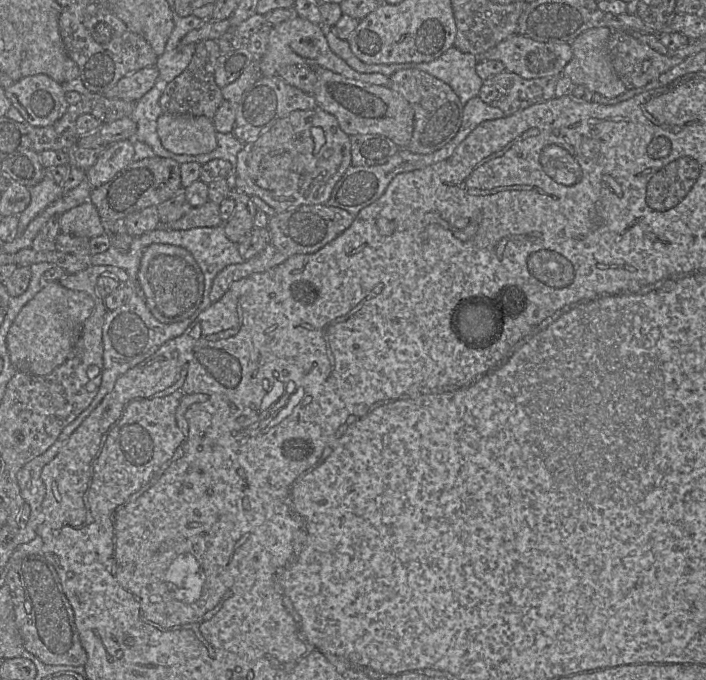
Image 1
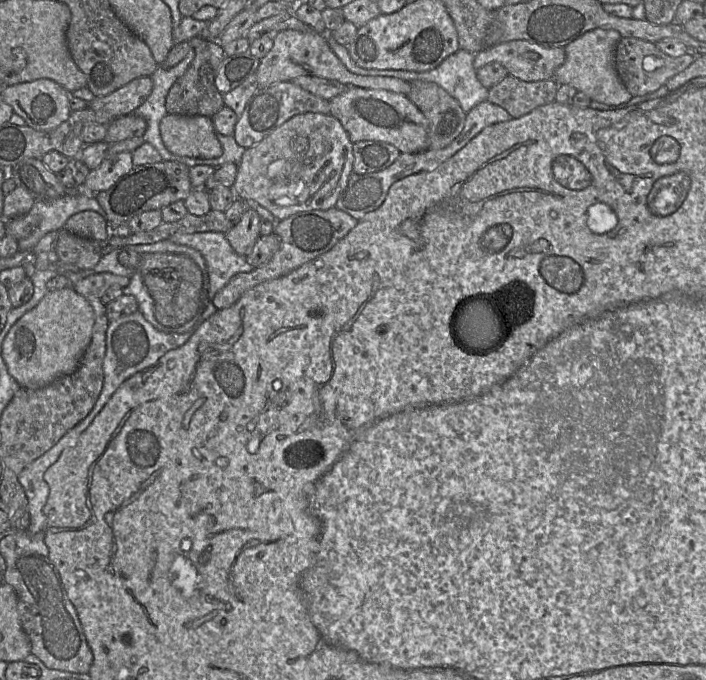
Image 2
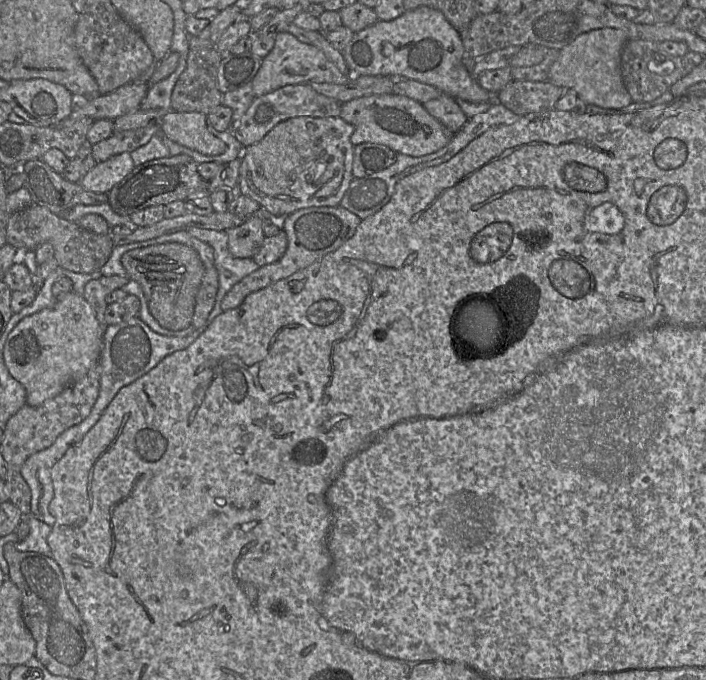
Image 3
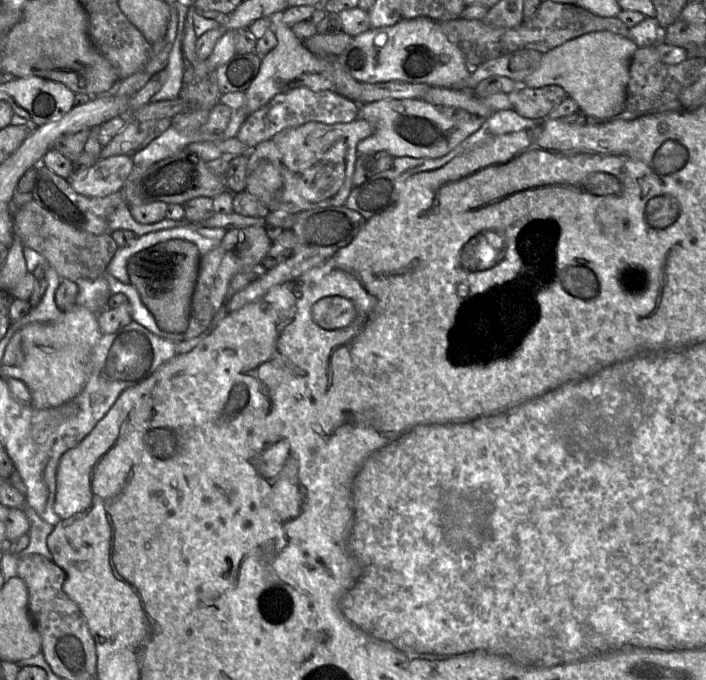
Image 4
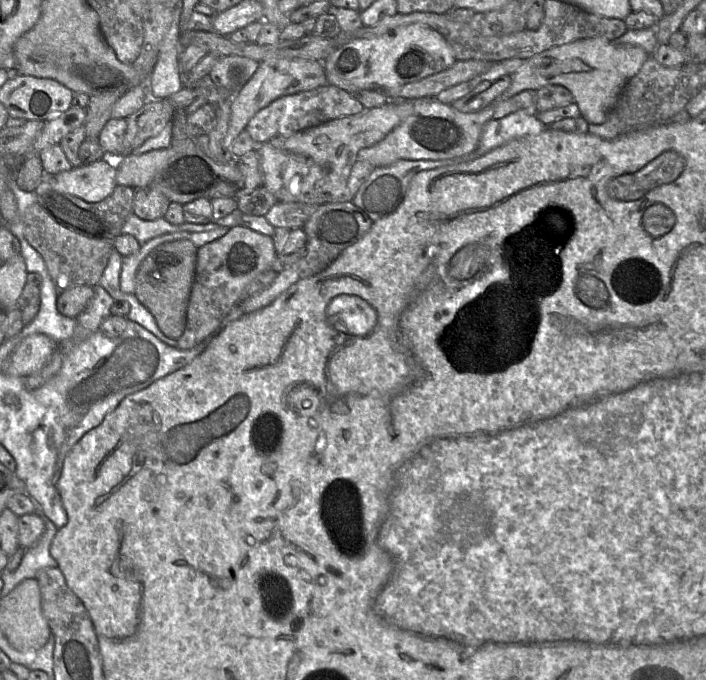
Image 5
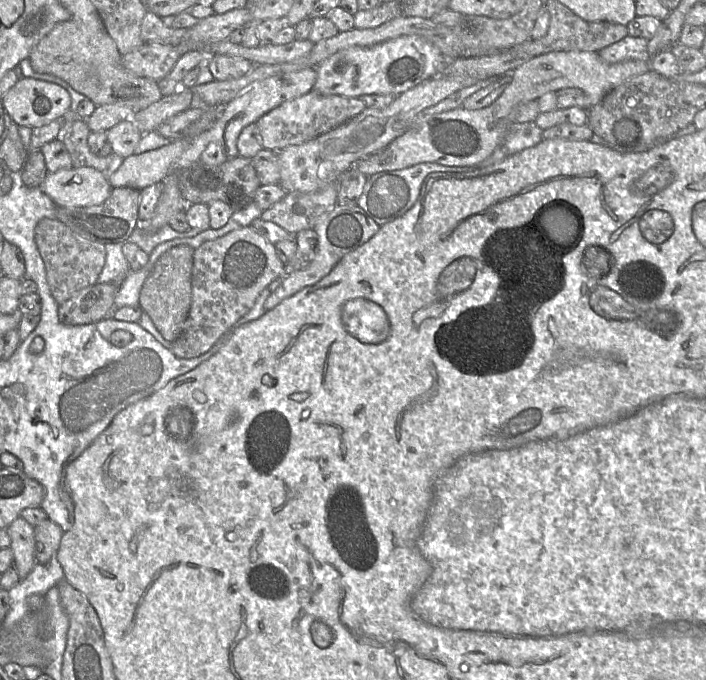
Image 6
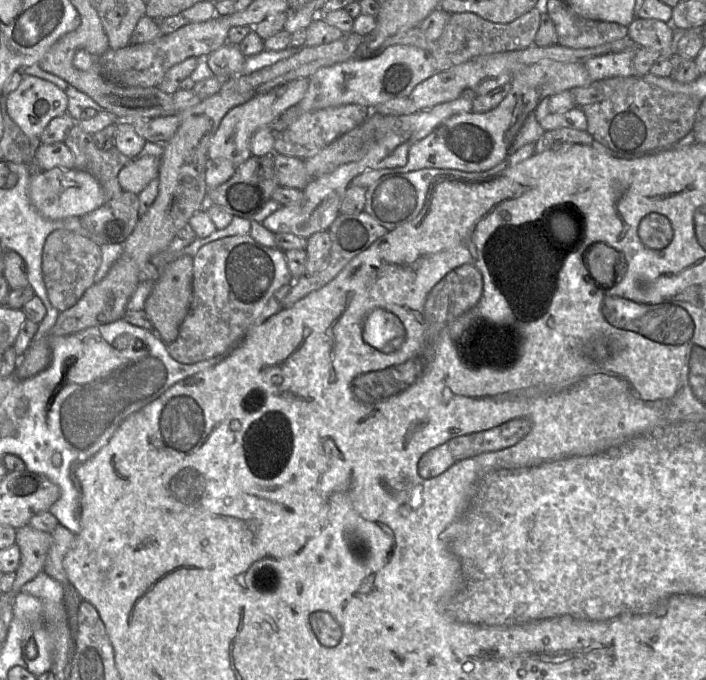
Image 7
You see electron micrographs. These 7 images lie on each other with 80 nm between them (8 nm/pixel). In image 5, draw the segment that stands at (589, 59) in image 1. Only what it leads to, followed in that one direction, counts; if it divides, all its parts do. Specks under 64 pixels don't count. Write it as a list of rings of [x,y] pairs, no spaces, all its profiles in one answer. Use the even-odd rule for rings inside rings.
[[[603,37],[576,40],[524,60],[510,76],[510,86],[498,99],[510,99],[522,91],[537,91],[547,85],[561,85],[572,93],[588,124],[601,124],[607,120],[626,83],[639,72],[648,56],[641,47],[615,44]]]

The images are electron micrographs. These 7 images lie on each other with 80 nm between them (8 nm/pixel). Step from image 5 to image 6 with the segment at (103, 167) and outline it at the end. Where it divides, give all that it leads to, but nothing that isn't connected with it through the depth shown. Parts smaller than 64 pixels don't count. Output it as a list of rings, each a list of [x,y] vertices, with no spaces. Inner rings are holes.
[[[90,167],[48,173],[40,188],[57,207],[100,205],[113,189],[101,172]]]

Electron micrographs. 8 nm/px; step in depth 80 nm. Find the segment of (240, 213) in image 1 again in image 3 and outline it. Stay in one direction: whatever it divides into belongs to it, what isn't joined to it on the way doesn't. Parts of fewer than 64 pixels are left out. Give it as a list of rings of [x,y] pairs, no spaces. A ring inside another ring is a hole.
[[[254,214],[245,219],[245,222],[226,231],[228,249],[237,258],[253,258],[265,239],[262,228],[262,216]]]

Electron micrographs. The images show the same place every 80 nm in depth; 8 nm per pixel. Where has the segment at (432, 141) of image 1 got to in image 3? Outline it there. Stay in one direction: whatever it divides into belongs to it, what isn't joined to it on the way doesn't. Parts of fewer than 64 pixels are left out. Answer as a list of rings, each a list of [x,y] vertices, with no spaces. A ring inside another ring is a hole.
[[[445,93],[423,103],[423,106],[450,134],[459,132],[468,121],[455,98]]]

